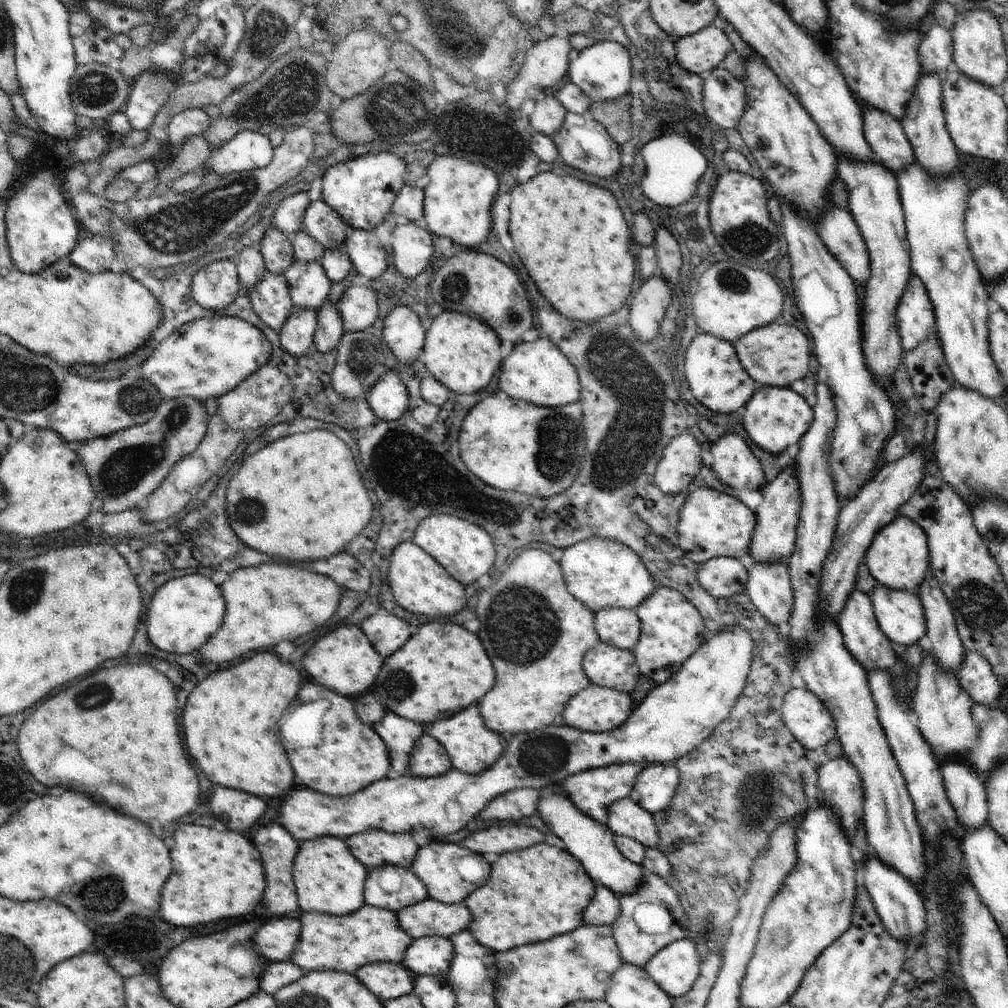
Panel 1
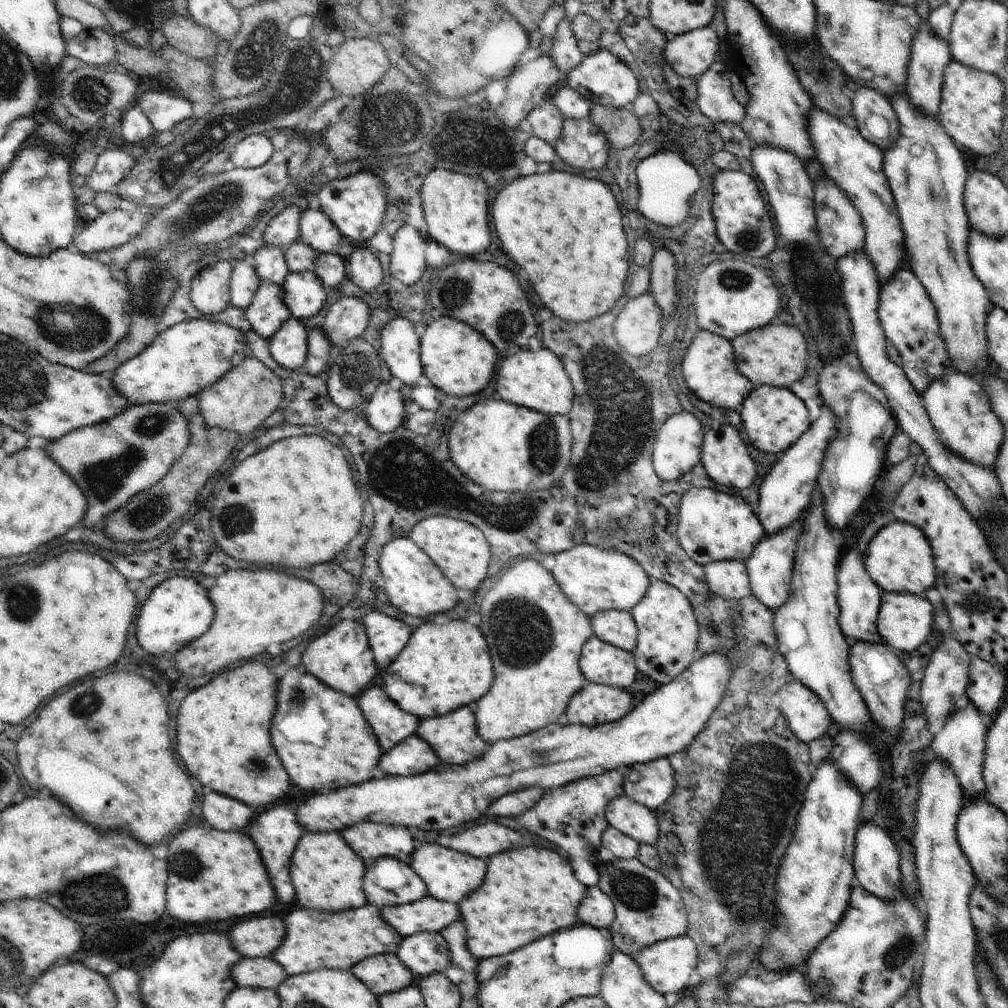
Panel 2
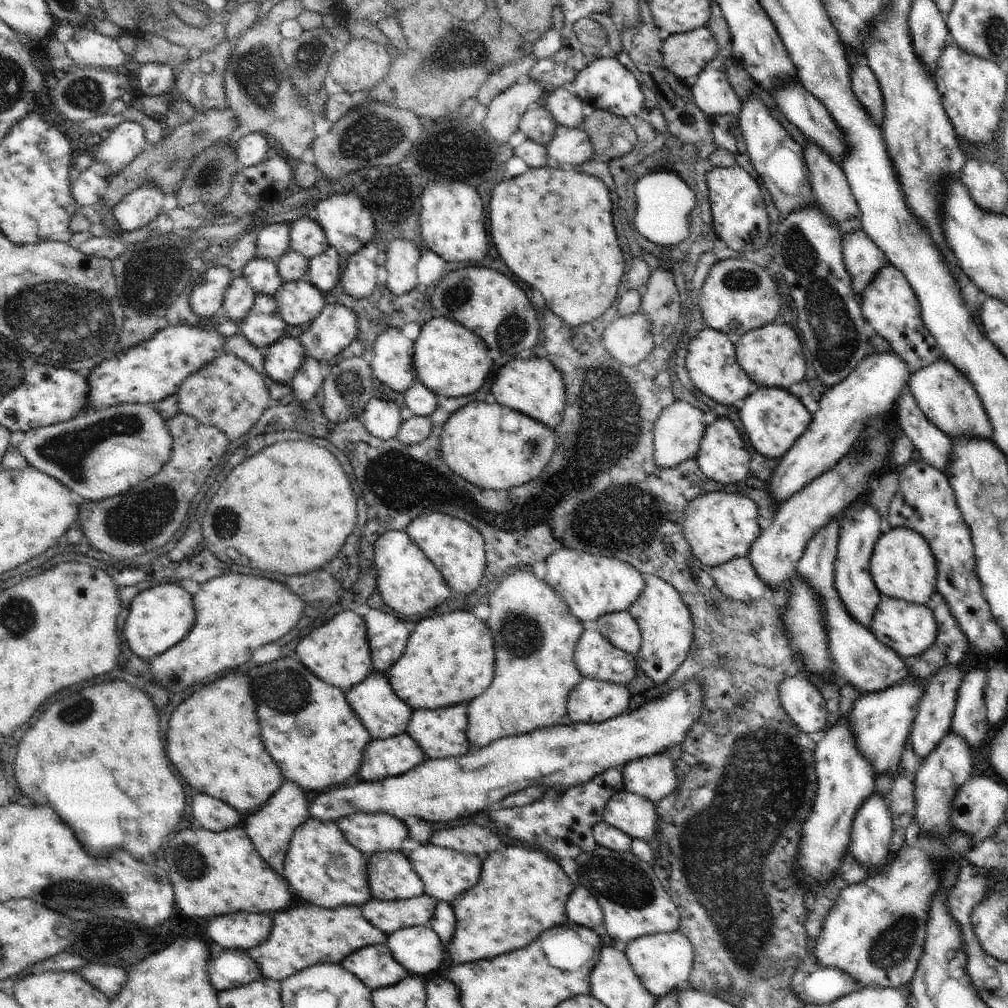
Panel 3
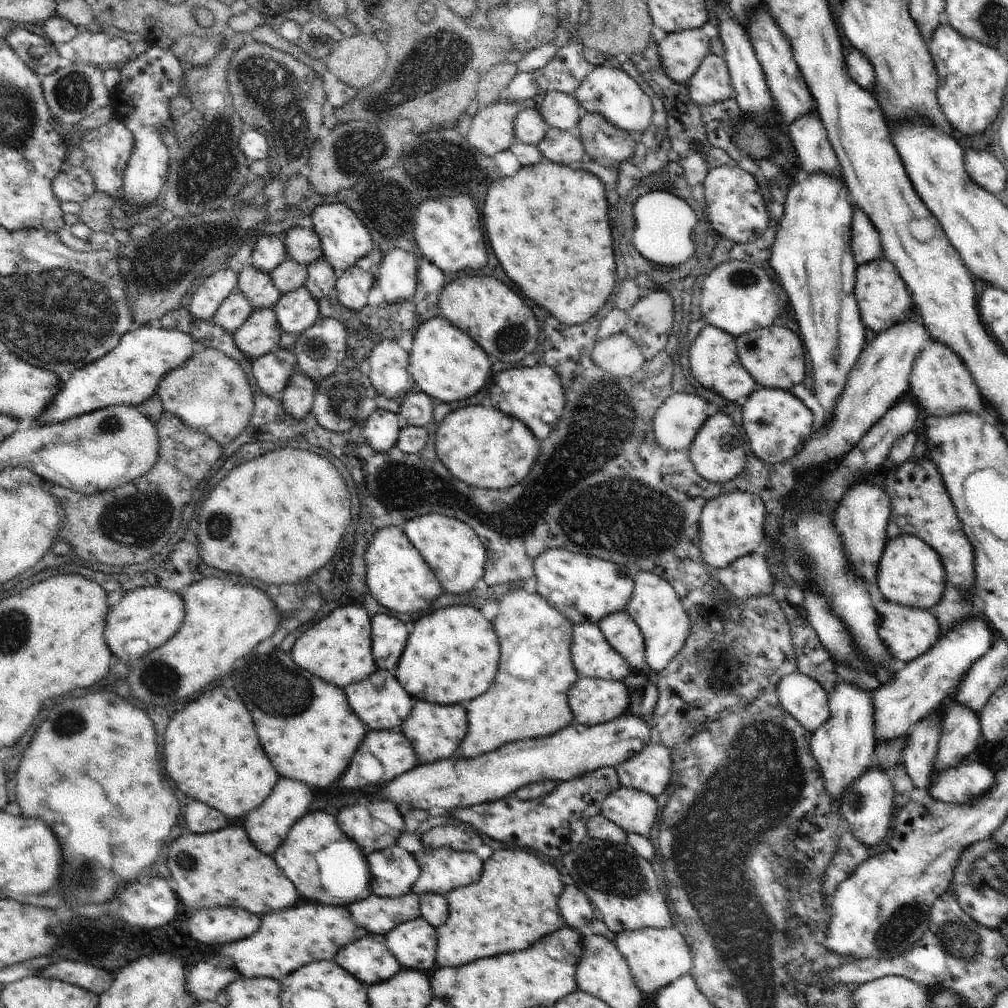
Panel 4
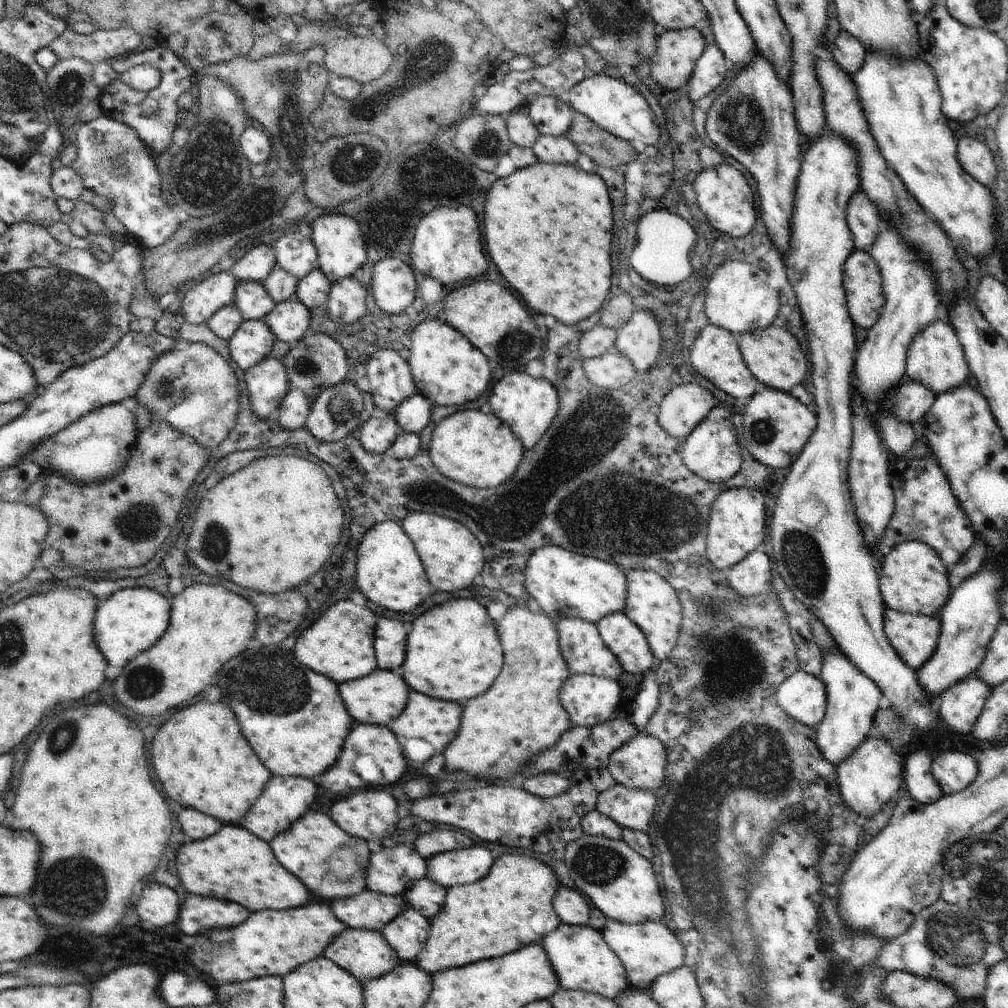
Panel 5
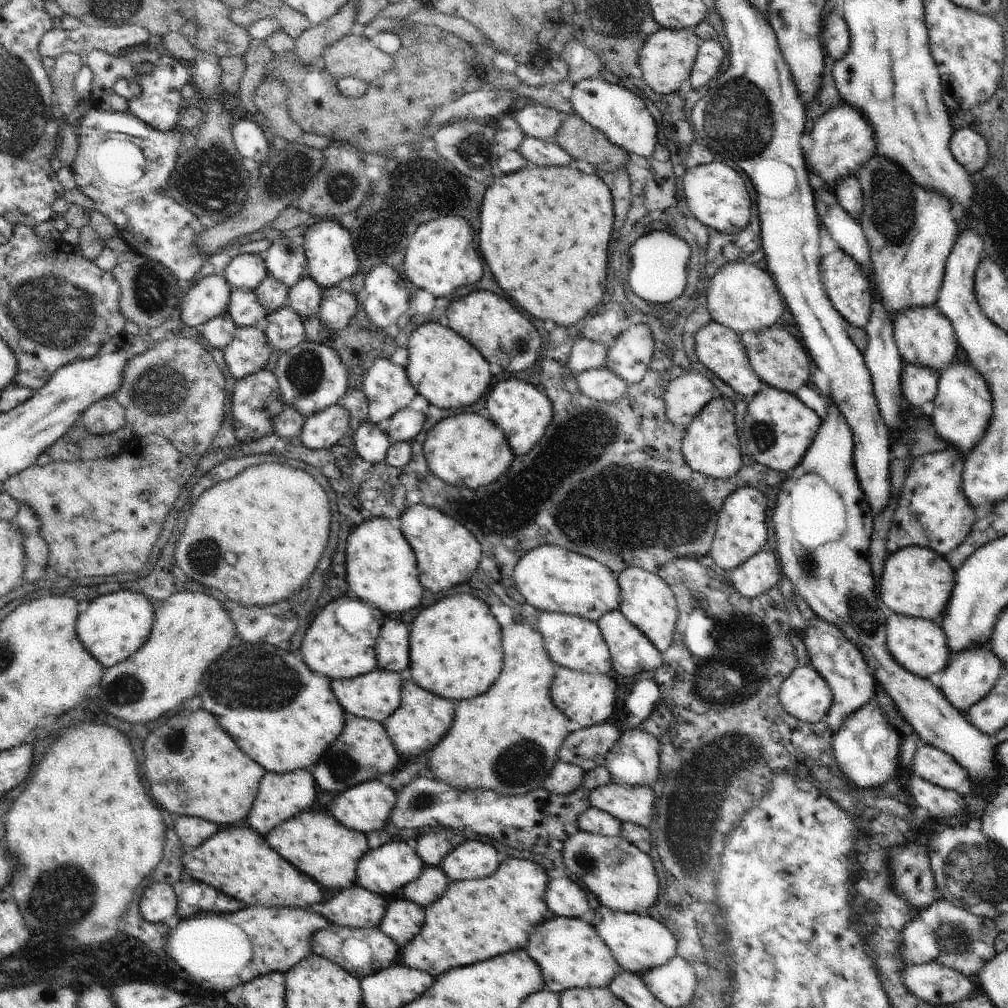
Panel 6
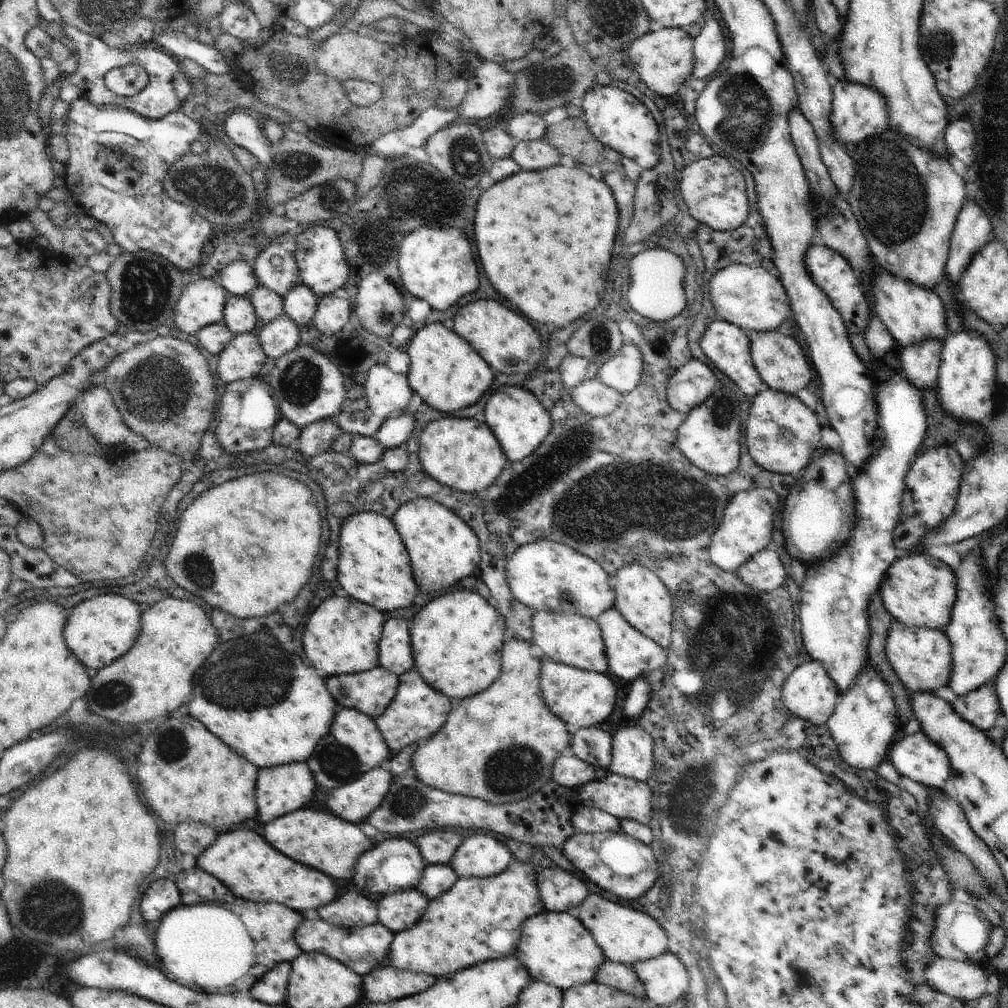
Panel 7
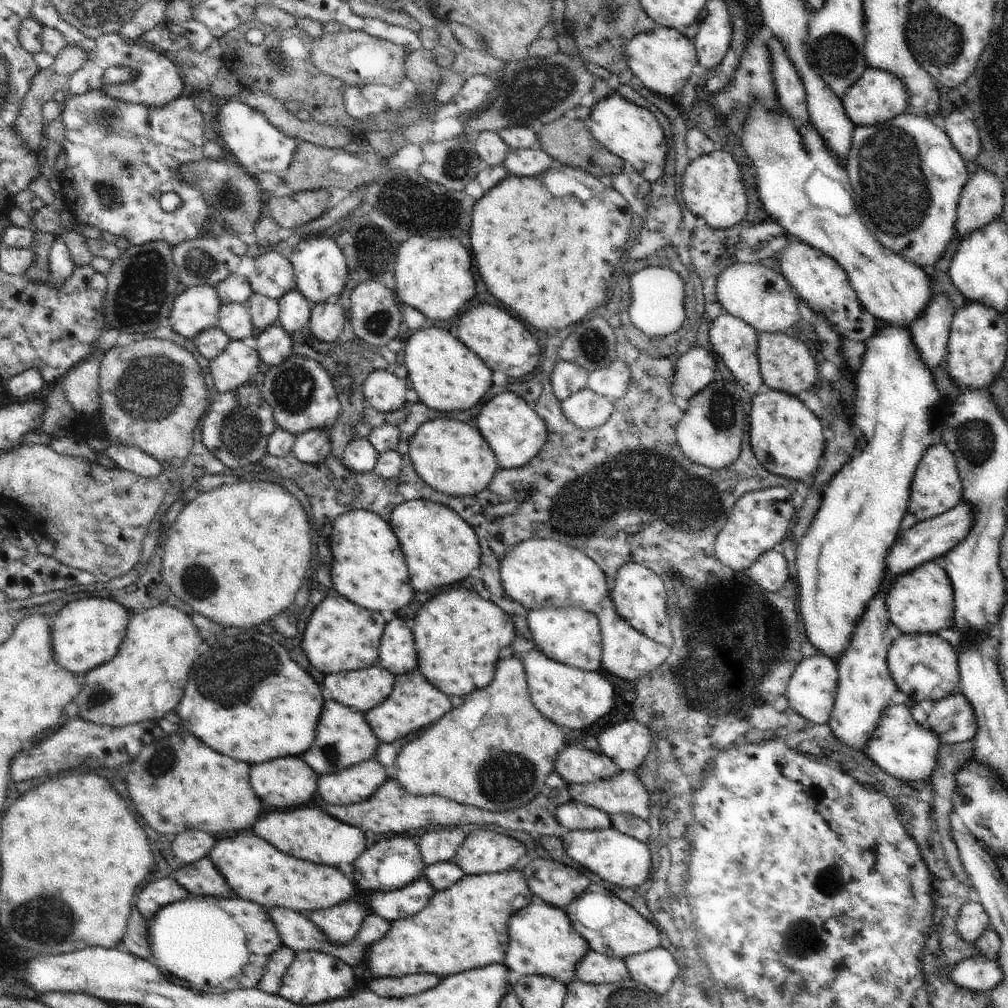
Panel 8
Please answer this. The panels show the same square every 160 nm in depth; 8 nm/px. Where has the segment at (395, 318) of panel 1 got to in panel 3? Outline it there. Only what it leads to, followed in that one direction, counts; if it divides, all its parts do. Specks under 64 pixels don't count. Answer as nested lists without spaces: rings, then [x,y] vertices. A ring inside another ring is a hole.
[[[396,327],[387,328],[377,336],[369,354],[375,378],[402,394],[416,384],[414,343]]]

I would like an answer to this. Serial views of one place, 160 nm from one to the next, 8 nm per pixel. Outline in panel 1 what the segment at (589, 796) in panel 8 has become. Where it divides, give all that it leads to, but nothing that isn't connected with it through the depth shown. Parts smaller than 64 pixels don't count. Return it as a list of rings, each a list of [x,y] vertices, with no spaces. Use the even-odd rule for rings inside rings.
[[[629,796],[610,804],[606,824],[615,835],[630,837],[646,848],[658,846],[659,832],[653,814],[640,808]]]

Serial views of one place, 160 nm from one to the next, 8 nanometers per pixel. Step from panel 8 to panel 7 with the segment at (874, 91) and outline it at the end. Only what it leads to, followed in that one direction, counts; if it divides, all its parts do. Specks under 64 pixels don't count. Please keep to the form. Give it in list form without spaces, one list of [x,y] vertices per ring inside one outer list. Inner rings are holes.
[[[840,80],[833,88],[830,124],[833,139],[846,147],[846,150],[852,150],[848,147],[858,147],[860,142],[886,132],[886,128],[888,128],[886,104],[884,104],[882,96],[878,96],[878,92],[874,92],[866,86],[858,86],[858,84],[850,84],[847,80]]]

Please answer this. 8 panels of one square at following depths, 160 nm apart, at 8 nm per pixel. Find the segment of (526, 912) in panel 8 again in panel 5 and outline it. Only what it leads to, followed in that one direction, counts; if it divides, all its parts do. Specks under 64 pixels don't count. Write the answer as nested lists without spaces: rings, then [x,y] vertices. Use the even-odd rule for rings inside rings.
[[[558,924],[558,930],[542,940],[542,948],[546,950],[550,966],[563,990],[602,994],[616,1001],[626,988],[631,987],[622,962],[608,947],[602,932],[590,925]]]

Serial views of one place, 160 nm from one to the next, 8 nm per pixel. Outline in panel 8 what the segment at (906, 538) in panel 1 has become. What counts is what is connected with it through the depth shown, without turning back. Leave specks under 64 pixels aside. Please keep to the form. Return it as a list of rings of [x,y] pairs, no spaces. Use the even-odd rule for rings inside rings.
[[[932,560],[900,574],[888,590],[886,608],[890,625],[896,633],[936,634],[942,628],[950,628],[954,624],[954,592],[948,572]]]

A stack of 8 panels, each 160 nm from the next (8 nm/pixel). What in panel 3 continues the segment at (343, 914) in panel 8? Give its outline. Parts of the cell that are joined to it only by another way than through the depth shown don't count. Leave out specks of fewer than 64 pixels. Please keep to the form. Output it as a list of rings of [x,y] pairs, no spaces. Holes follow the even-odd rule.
[[[424,893],[419,897],[397,901],[367,900],[360,908],[362,914],[386,934],[400,929],[427,926],[433,919],[438,899]]]

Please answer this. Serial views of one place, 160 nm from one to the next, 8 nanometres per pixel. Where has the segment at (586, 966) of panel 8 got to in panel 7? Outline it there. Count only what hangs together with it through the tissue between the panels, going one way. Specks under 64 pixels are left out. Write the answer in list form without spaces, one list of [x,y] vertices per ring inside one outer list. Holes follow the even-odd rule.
[[[606,960],[599,968],[595,982],[624,991],[636,998],[648,1000],[644,984],[638,978],[633,967]]]

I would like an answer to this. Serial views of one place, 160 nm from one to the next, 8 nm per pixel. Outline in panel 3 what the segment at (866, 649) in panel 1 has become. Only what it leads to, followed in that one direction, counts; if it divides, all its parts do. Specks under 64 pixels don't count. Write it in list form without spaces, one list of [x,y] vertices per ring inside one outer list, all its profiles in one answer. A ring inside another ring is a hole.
[[[854,504],[846,510],[840,530],[838,554],[834,569],[834,588],[840,594],[839,598],[846,606],[848,614],[857,620],[863,627],[871,630],[873,616],[881,601],[882,593],[876,588],[870,572],[870,557],[874,550],[874,543],[885,531],[886,525],[881,520],[877,509],[868,504]],[[838,580],[838,586],[836,586]]]

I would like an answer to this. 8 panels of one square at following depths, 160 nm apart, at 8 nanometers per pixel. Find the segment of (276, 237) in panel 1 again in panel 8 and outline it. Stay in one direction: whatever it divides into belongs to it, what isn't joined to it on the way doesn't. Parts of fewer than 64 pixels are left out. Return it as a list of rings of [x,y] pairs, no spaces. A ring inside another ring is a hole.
[[[245,303],[222,304],[216,326],[232,341],[244,340],[254,332],[252,317]]]

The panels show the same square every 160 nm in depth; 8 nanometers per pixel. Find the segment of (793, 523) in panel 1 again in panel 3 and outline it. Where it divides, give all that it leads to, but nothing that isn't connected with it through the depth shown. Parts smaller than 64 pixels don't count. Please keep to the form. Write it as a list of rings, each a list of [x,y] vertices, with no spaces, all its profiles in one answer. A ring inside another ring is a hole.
[[[891,350],[890,353],[874,353],[862,359],[862,364],[830,392],[821,396],[818,412],[812,415],[812,422],[796,444],[778,461],[769,478],[769,491],[776,504],[784,504],[790,496],[800,492],[814,478],[832,470],[840,458],[850,450],[854,438],[864,428],[868,418],[879,414],[894,413],[894,404],[900,389],[911,376],[905,362]]]

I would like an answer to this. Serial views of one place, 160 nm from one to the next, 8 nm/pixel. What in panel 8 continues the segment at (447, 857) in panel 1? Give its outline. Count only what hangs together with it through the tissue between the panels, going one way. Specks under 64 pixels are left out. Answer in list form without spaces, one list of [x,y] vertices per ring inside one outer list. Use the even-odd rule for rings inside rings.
[[[476,829],[451,861],[466,875],[479,875],[510,870],[524,854],[526,847],[520,841],[496,831]]]

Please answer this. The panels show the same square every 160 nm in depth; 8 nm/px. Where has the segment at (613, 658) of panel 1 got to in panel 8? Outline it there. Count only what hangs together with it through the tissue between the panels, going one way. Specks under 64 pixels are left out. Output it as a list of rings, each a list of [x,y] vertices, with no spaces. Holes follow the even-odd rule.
[[[548,606],[538,610],[532,609],[527,619],[530,632],[537,644],[536,648],[550,660],[578,667],[583,671],[603,671],[601,630],[596,614],[576,607]]]

